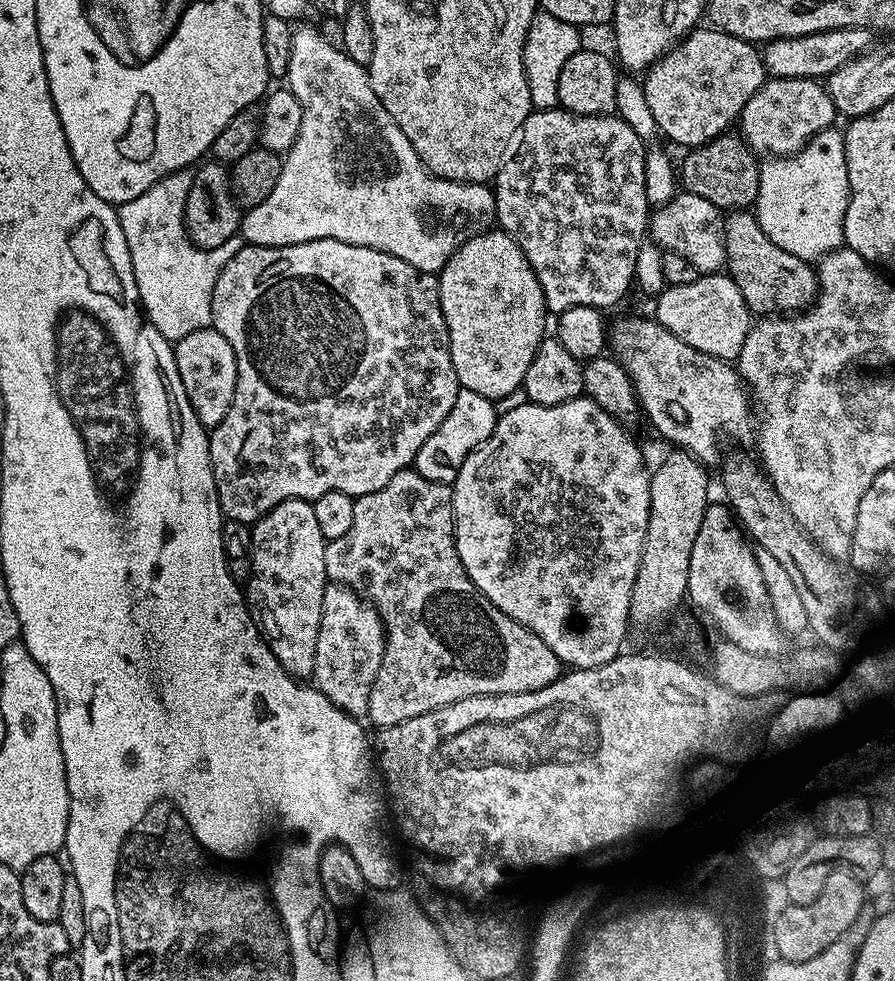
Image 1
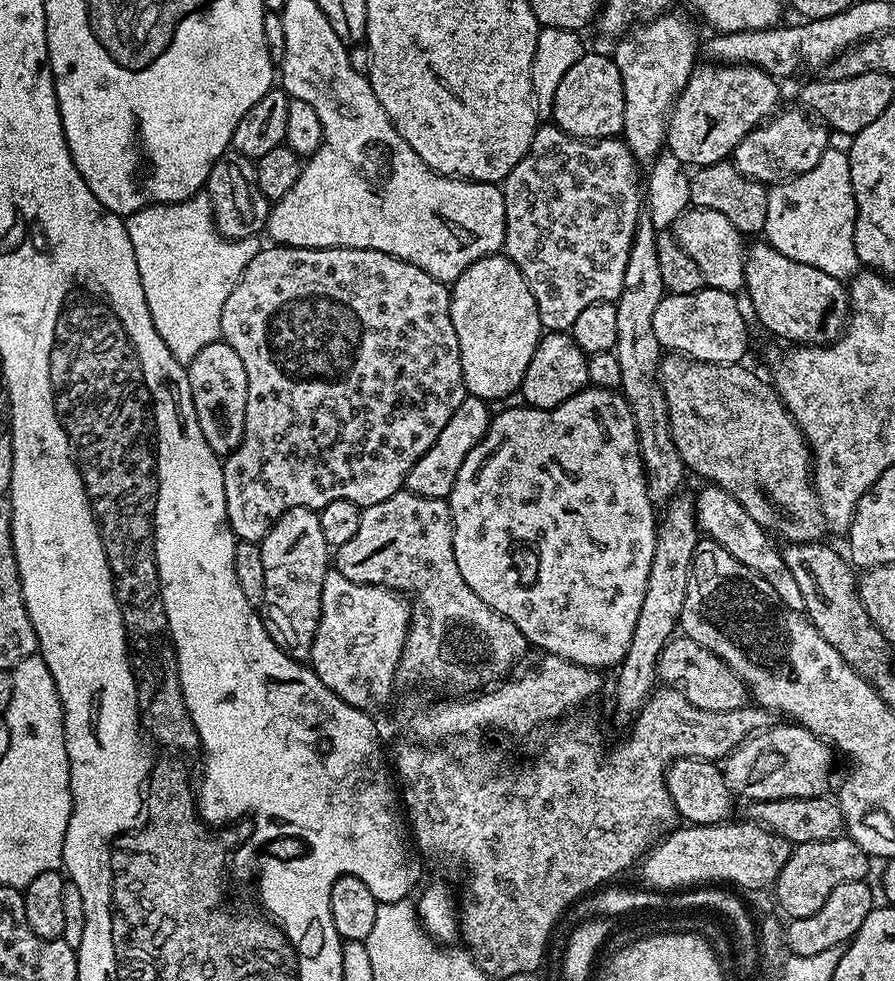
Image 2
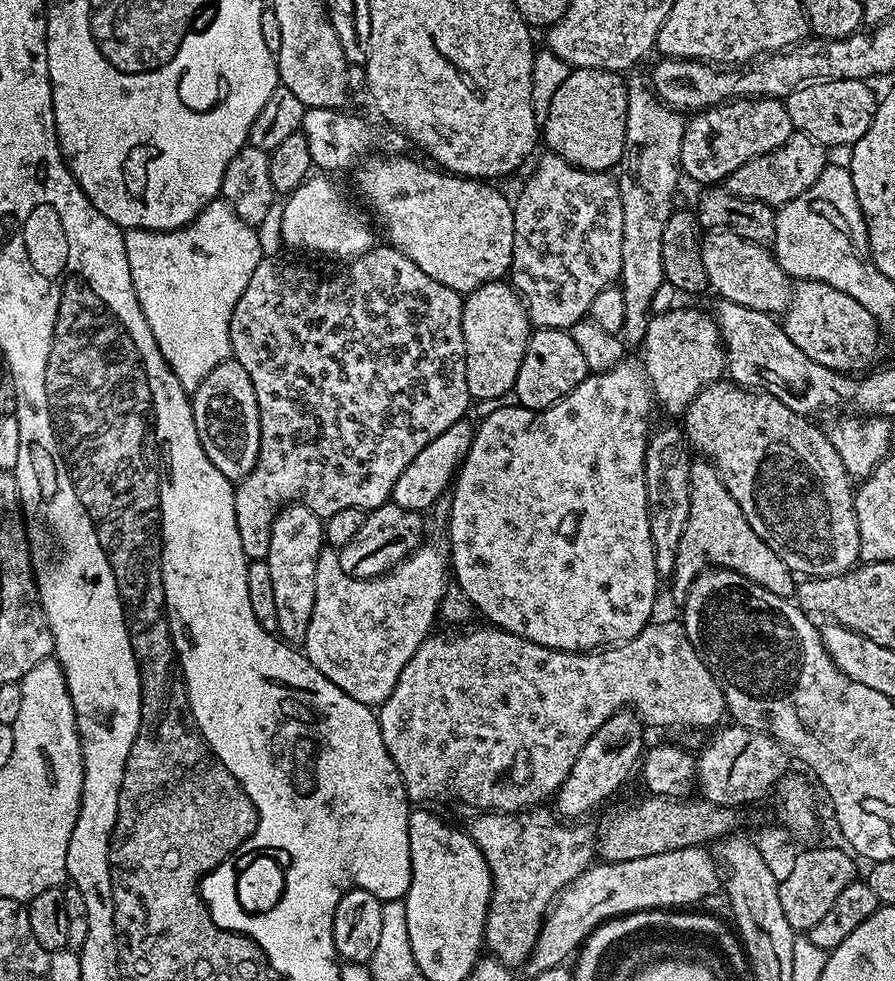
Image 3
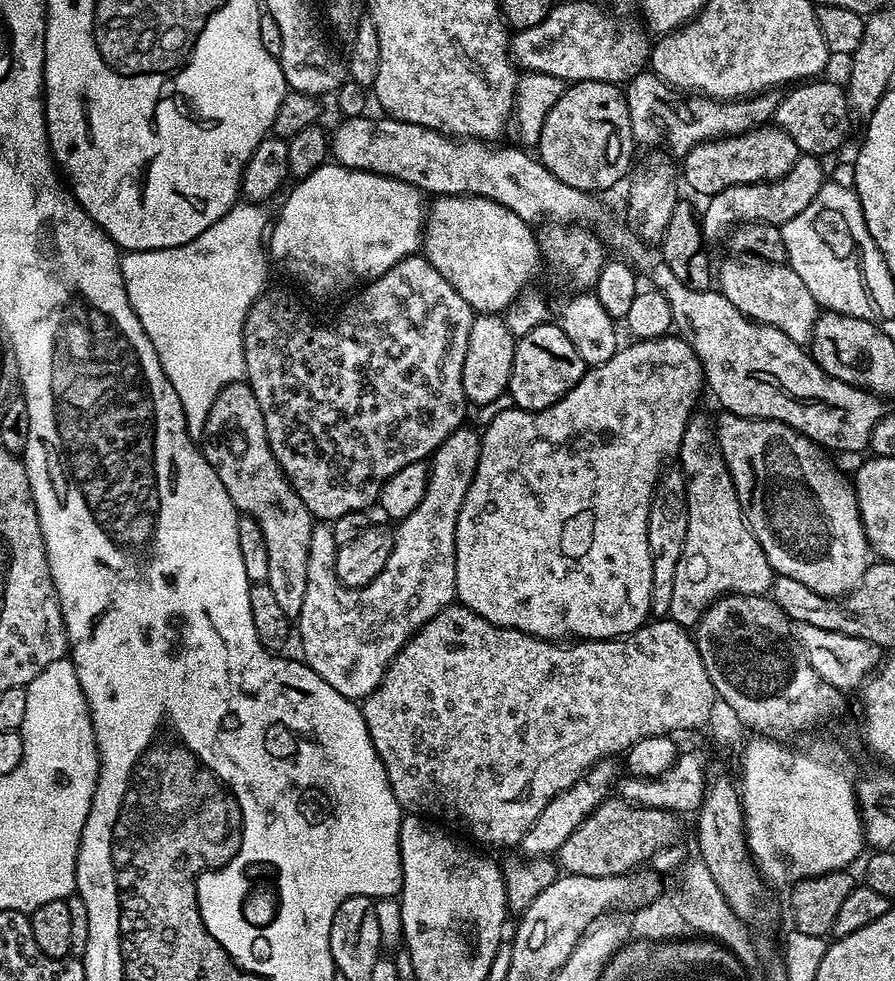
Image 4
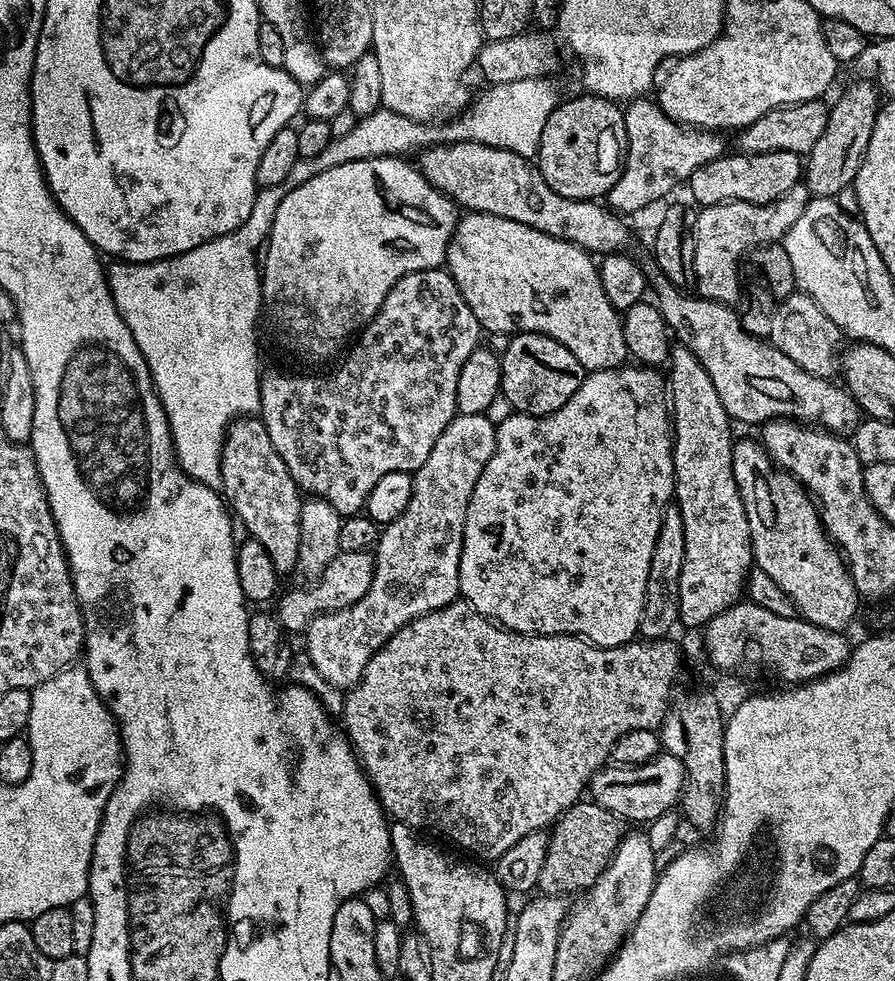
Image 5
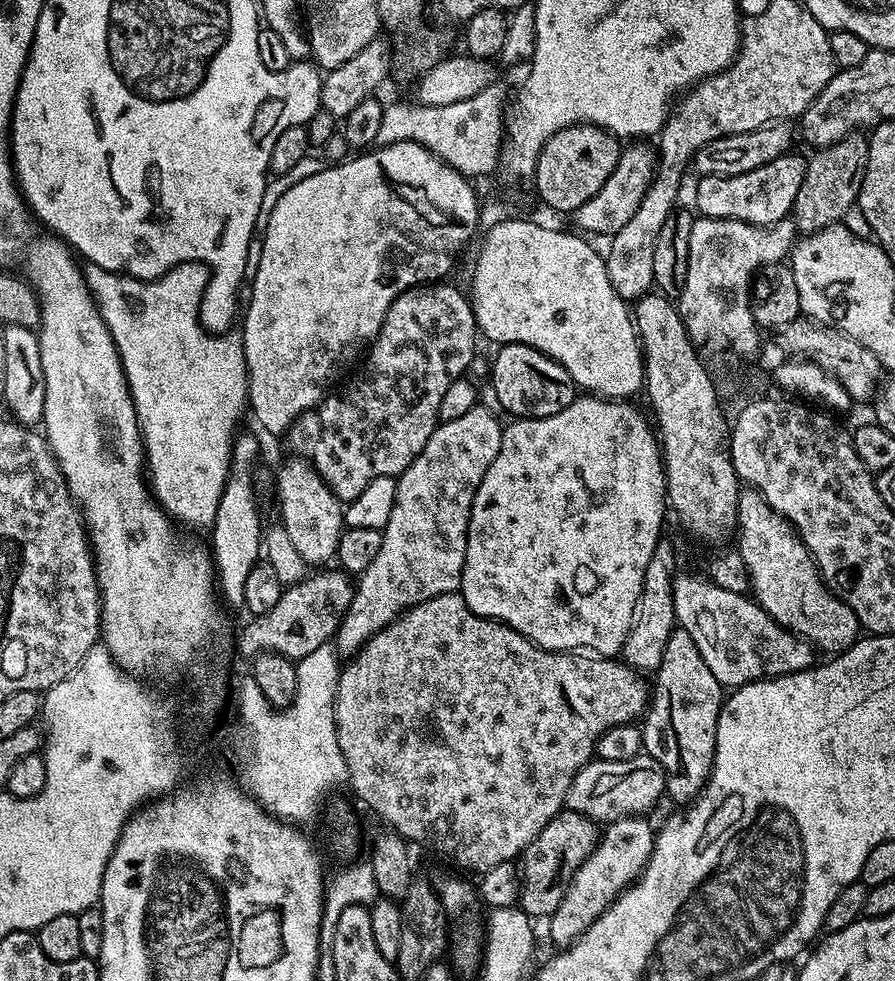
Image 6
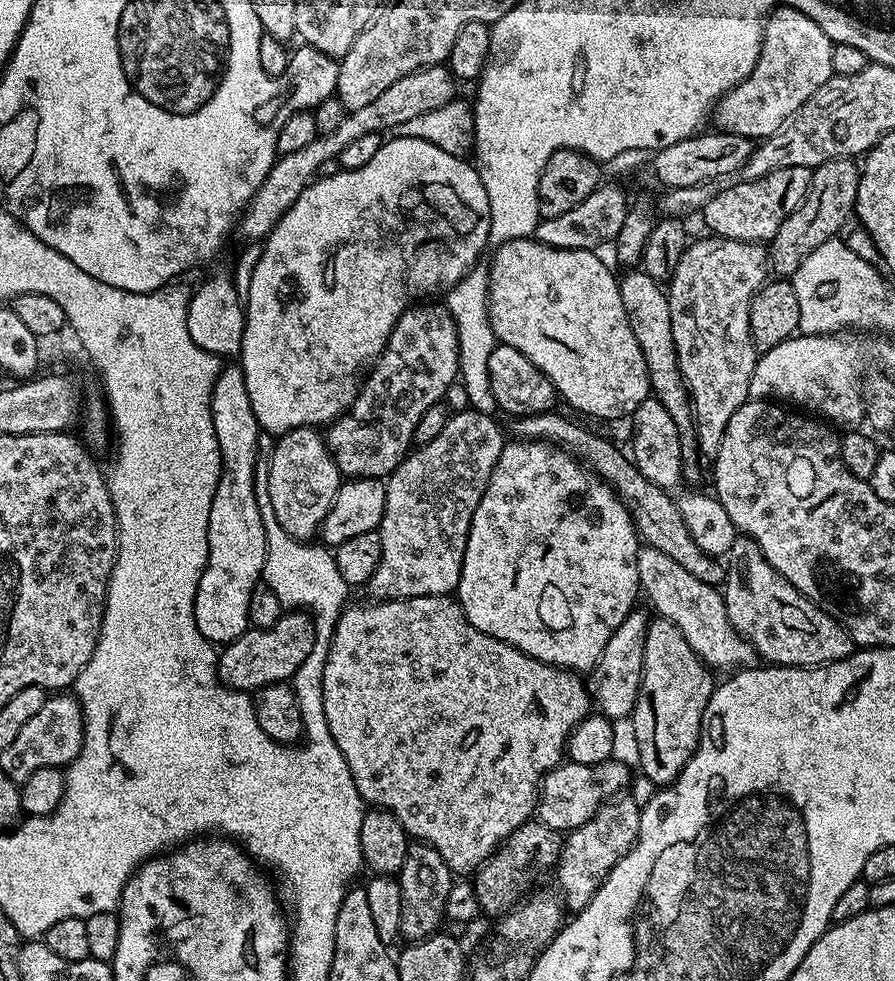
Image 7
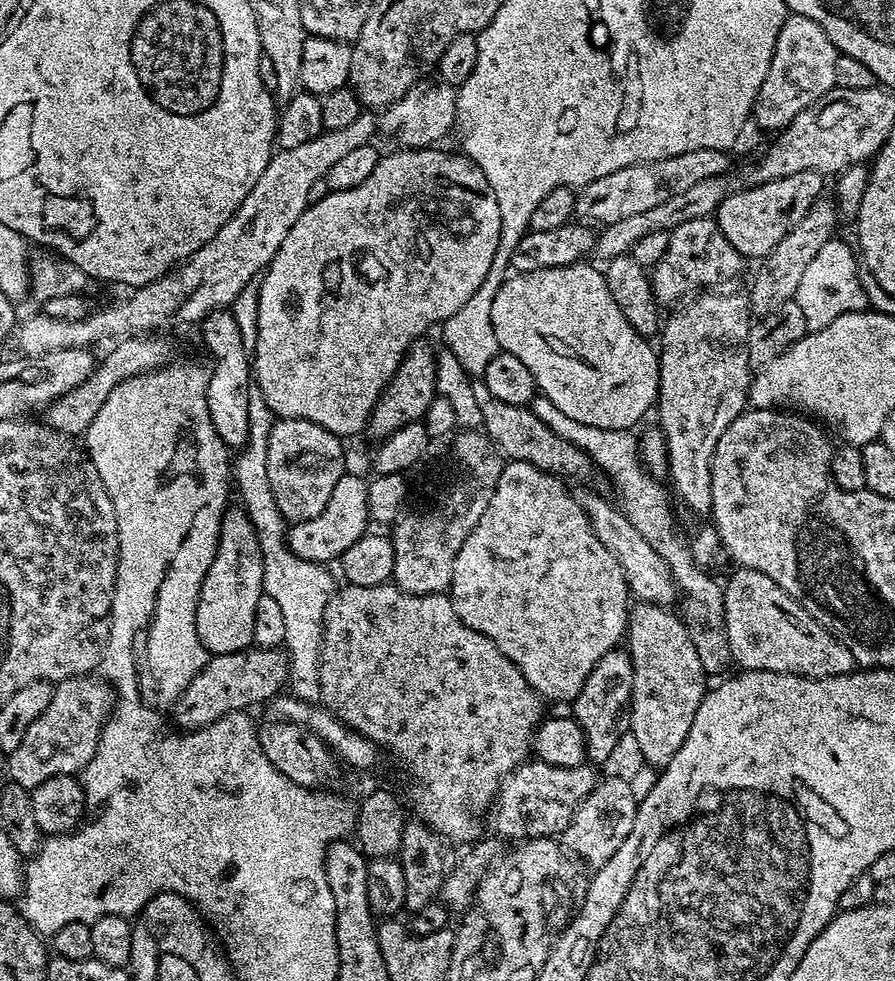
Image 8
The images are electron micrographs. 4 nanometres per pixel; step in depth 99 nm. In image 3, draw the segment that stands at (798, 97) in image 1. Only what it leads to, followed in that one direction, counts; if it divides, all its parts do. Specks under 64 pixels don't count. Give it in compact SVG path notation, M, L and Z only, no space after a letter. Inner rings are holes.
M792 135L778 150L762 154L734 170L722 186L730 194L741 196L744 200L757 200L773 206L779 206L798 198L798 194L806 194L814 182L818 182L818 174L828 167L829 153L823 144L811 140L808 136Z

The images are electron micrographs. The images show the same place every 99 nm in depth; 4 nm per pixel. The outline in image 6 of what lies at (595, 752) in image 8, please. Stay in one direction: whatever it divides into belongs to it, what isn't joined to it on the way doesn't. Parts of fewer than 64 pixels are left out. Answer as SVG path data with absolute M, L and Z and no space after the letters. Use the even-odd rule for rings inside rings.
M667 542L657 544L654 554L650 554L650 566L646 566L646 574L642 578L642 594L634 606L634 618L622 649L623 663L641 674L651 673L660 665L662 650L666 648L672 631L678 627L672 585L677 575L675 550Z

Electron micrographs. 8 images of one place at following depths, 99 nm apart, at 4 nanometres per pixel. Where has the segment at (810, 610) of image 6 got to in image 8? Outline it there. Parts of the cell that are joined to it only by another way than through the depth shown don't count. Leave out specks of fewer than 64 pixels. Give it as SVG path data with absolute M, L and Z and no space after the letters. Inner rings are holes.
M737 567L736 573L727 581L723 581L724 589L724 611L722 613L722 627L724 637L728 639L731 663L737 664L737 669L749 672L777 672L778 674L794 674L795 676L809 676L810 678L830 678L831 676L841 676L853 671L857 667L855 658L826 631L823 626L813 618L803 606L774 578L766 578L758 570Z

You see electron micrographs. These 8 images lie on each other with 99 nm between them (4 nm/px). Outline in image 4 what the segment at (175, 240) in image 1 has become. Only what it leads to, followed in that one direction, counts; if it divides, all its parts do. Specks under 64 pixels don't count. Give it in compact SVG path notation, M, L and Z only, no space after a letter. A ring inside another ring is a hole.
M238 202L210 230L202 230L198 238L182 246L162 250L138 250L124 252L120 257L122 282L126 286L126 298L142 322L142 330L150 338L162 362L174 394L182 402L188 433L194 438L204 436L206 418L214 406L214 398L227 384L238 384L246 376L244 357L244 327L248 312L258 297L266 291L264 283L268 280L270 256L266 251L266 233L270 228L270 216L263 203Z

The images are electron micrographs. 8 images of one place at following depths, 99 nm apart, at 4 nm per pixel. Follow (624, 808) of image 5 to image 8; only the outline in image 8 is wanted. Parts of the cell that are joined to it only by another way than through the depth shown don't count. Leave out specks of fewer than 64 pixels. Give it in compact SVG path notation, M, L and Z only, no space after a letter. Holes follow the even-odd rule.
M525 762L515 768L500 784L490 809L495 835L500 838L509 836L512 842L536 840L540 836L559 837L570 826L574 810L594 790L598 773L588 768L587 763L576 768L550 766L539 762Z

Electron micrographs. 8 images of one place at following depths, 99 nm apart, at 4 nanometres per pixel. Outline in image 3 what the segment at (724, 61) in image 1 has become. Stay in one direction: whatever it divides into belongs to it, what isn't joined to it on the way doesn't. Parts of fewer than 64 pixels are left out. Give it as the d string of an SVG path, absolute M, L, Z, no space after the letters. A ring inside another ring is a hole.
M771 96L759 98L737 98L729 100L727 104L716 104L713 108L706 108L697 112L687 121L682 138L682 154L680 166L685 177L688 176L700 186L716 186L728 179L738 166L750 162L767 152L778 150L778 146L785 144L794 135L794 129L790 122L787 103L783 99Z

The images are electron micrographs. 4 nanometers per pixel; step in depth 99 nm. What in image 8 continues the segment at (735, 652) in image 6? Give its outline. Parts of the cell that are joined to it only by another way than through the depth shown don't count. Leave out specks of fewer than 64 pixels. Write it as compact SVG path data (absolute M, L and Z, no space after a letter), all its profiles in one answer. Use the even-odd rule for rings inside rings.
M596 492L579 493L578 499L592 523L592 532L618 558L618 566L622 566L622 574L628 583L629 593L637 601L646 604L658 604L661 606L672 606L678 600L678 589L674 578L670 574L670 566L662 562L662 558L650 547L650 542L630 526L630 522L624 517L624 513L611 499L603 500Z

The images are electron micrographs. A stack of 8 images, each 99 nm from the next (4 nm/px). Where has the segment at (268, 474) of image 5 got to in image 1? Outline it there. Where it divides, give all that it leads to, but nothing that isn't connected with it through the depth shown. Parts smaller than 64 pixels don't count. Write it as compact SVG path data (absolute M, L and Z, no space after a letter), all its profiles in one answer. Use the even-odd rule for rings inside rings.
M209 326L194 330L194 334L186 334L181 340L175 341L174 351L186 398L190 398L190 406L198 422L205 430L216 428L230 410L234 386L238 382L238 362L234 358L230 342L226 342L222 334L218 334L215 328ZM287 500L251 525L251 530L252 570L246 582L248 613L284 669L297 678L311 677L314 654L318 650L318 630L322 626L322 594L330 583L326 574L326 541L322 529L318 527L309 501Z

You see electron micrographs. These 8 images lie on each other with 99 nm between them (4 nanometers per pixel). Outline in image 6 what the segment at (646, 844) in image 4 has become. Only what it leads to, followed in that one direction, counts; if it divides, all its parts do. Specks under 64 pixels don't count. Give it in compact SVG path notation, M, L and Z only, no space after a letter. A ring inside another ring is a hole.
M561 810L554 819L546 822L522 853L518 907L533 918L552 916L554 910L558 910L558 902L562 902L572 876L596 848L597 839L597 825L571 810Z

